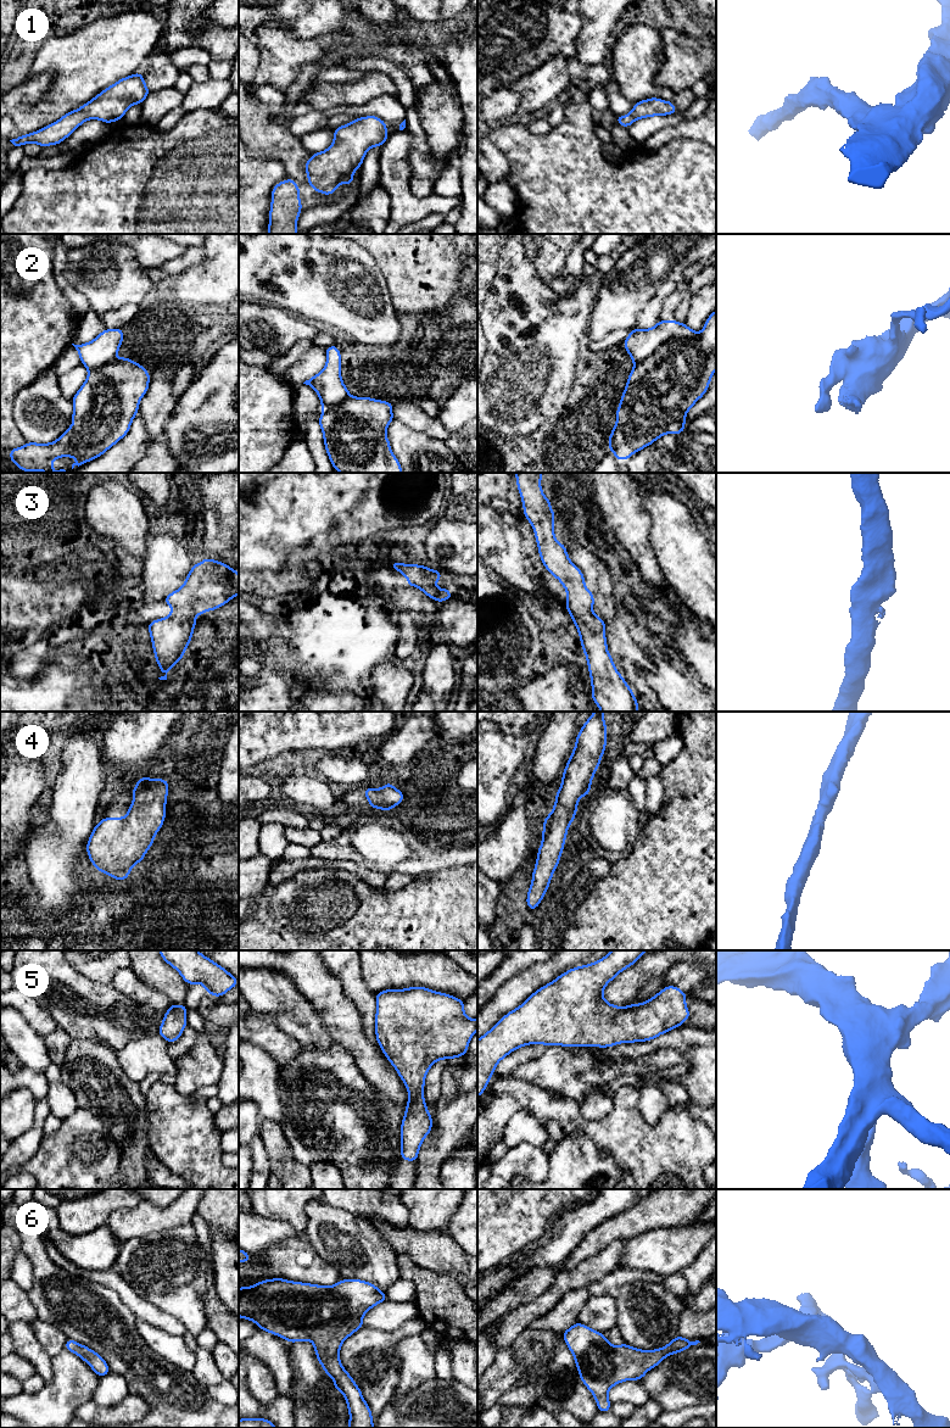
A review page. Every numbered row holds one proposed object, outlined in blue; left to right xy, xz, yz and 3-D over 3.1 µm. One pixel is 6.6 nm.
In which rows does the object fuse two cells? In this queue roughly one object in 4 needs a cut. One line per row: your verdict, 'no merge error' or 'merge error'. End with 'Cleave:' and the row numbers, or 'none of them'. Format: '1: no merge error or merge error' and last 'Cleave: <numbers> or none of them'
1: no merge error
2: merge error
3: no merge error
4: no merge error
5: no merge error
6: no merge error
Cleave: 2

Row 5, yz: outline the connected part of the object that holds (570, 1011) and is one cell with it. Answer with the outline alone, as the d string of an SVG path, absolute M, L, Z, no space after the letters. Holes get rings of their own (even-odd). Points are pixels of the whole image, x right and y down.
M611 950L604 958L583 966L577 966L531 994L520 1006L509 1011L482 1037L477 1039L477 1098L485 1092L497 1064L515 1049L529 1044L563 1047L608 1048L620 1043L647 1042L680 1027L691 1014L686 1005L687 994L676 986L667 986L653 998L639 1004L616 1006L603 998L605 986L621 971L633 965L649 950Z

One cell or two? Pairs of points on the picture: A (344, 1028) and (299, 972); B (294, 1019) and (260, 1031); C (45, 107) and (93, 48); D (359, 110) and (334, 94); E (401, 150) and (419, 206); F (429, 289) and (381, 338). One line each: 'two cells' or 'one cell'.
A: one cell
B: two cells
C: one cell
D: two cells
E: one cell
F: two cells

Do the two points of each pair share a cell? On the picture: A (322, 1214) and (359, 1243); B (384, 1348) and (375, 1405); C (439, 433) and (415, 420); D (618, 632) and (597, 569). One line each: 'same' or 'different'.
A: same
B: same
C: same
D: same

